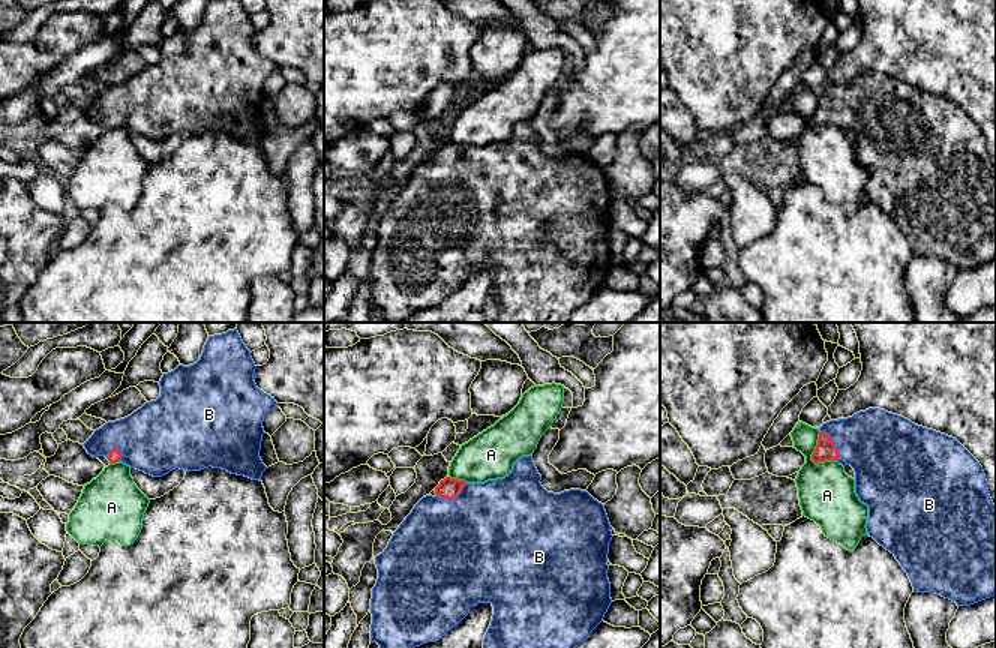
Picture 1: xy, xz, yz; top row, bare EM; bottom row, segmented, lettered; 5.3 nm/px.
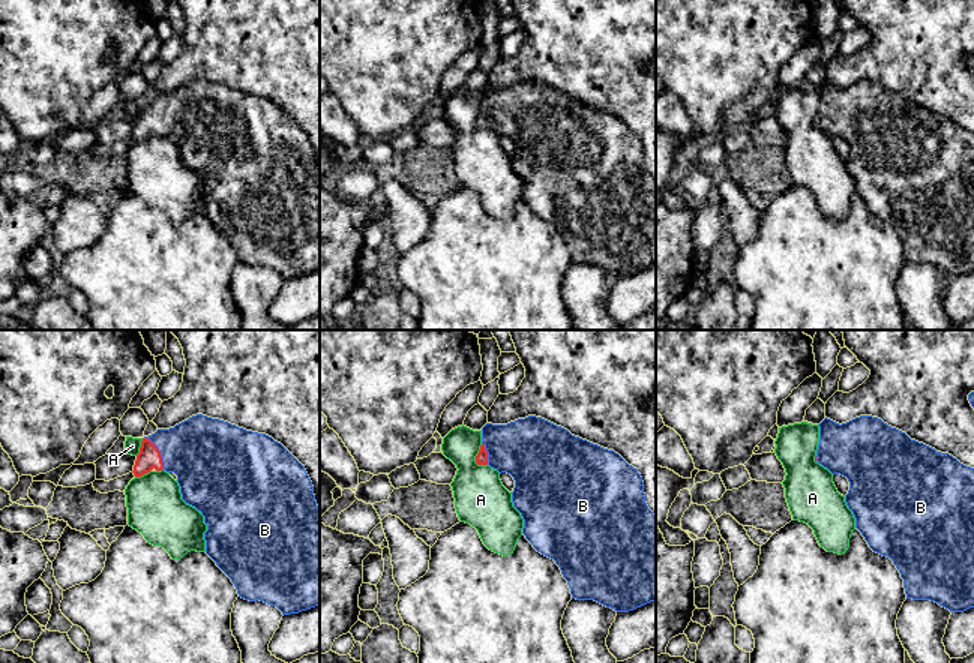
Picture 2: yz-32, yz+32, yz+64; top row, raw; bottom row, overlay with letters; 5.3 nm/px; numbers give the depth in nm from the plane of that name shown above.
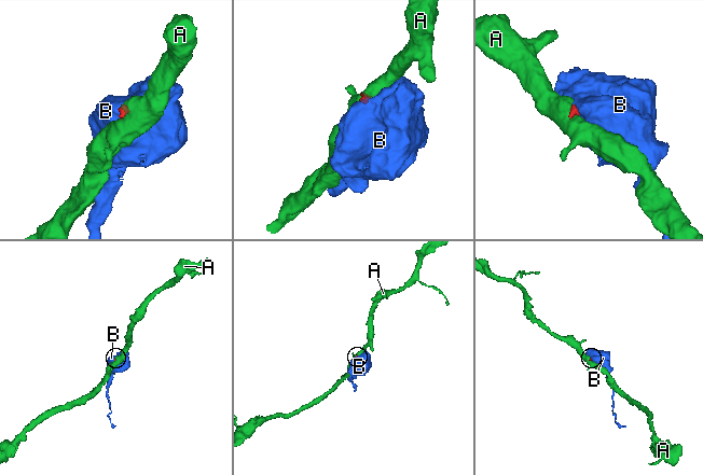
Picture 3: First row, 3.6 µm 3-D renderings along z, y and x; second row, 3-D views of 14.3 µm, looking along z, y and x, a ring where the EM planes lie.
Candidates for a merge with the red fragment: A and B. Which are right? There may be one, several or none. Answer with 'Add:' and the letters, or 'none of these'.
Add: B

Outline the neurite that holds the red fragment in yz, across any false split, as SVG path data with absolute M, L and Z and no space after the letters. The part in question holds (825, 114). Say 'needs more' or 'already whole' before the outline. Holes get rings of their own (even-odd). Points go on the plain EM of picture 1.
needs more | M868 72L819 92L814 128L837 124L855 135L855 158L868 170L867 196L890 214L908 237L914 255L936 256L970 270L996 260L996 170L980 126L952 100L927 93L880 72Z

